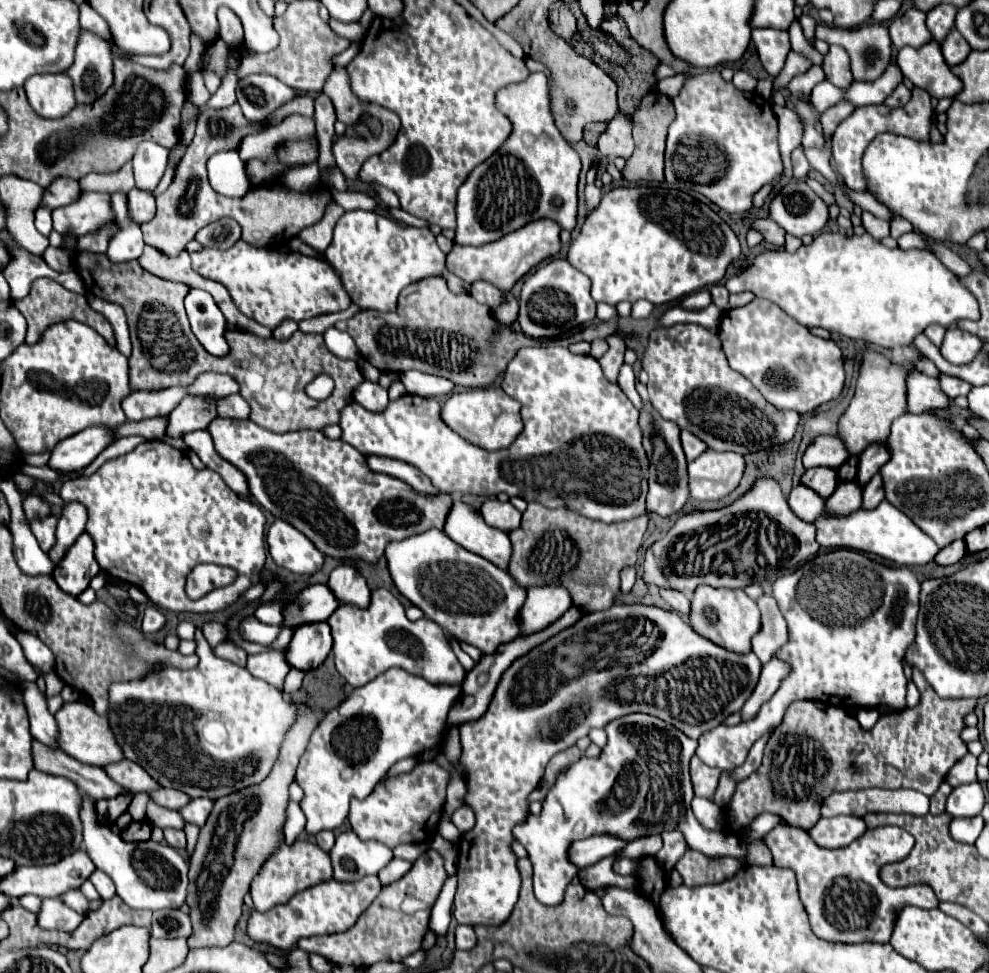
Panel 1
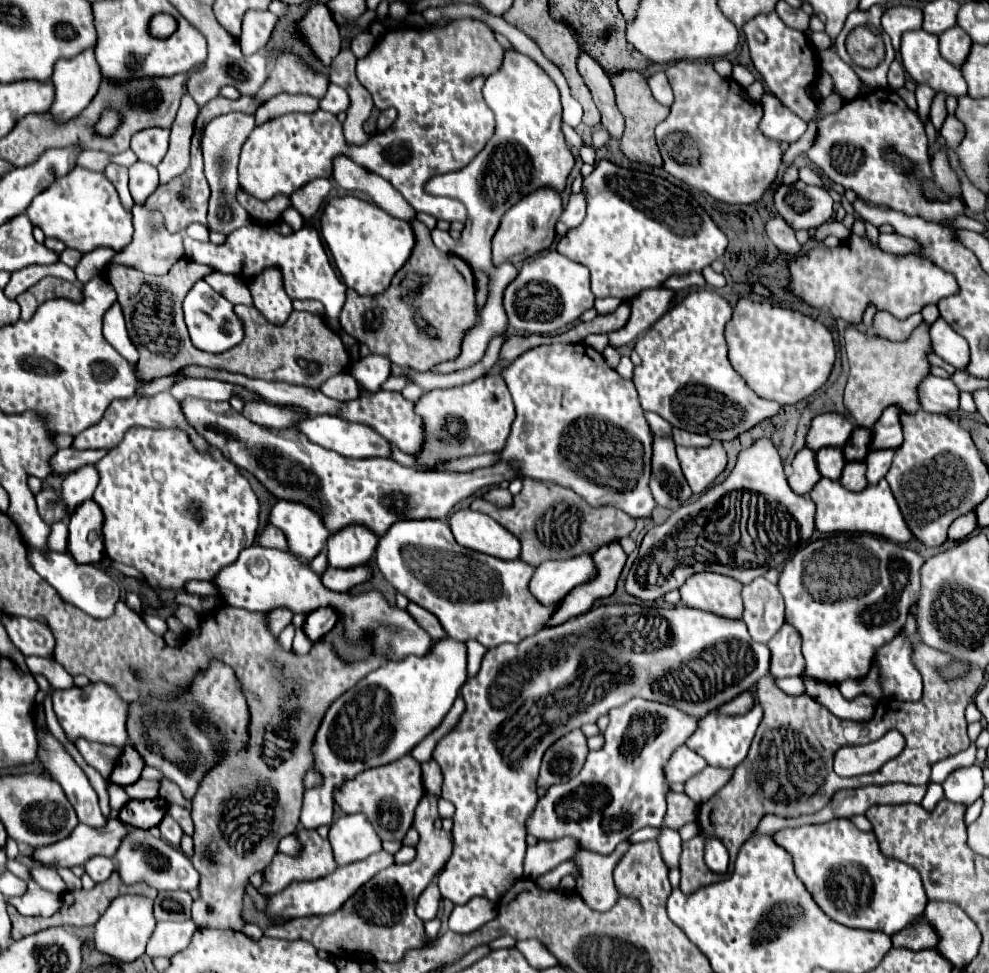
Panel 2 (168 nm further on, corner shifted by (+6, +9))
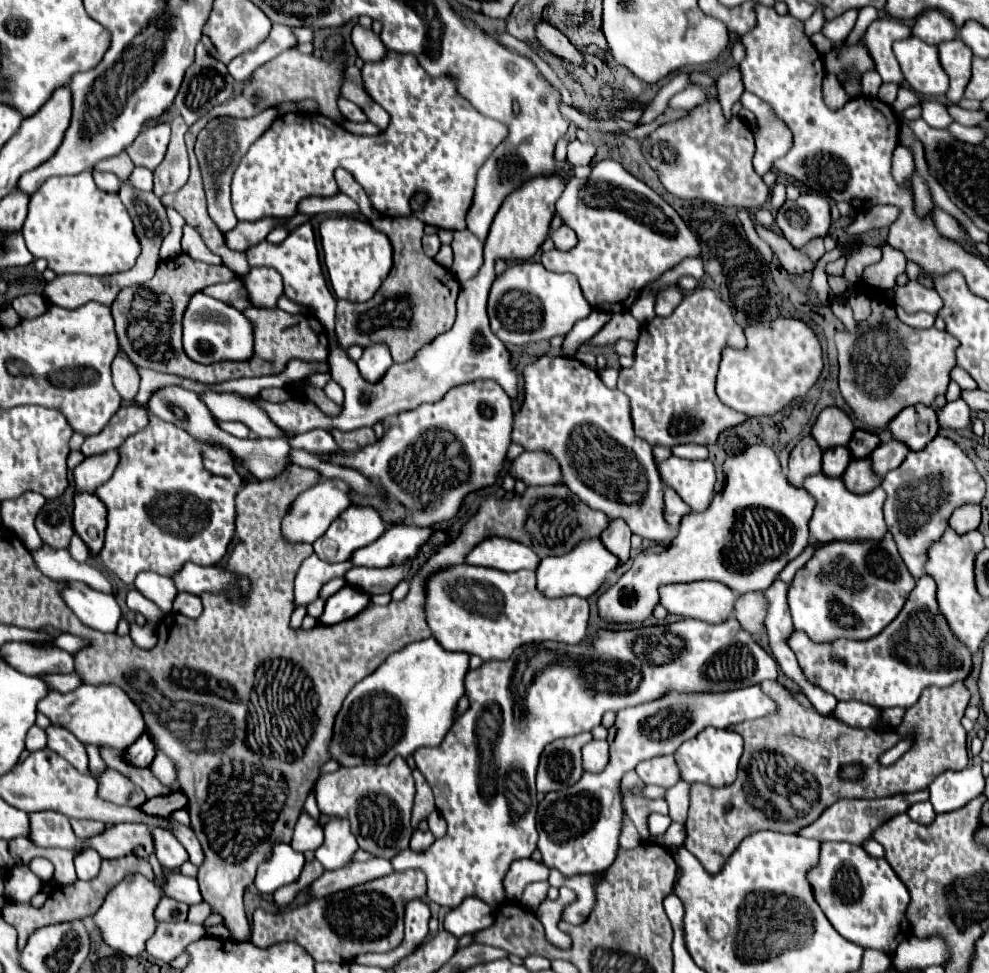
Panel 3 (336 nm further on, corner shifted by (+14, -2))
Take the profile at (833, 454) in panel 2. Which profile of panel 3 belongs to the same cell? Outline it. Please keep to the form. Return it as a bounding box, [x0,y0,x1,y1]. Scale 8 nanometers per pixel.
[821,446,851,476]

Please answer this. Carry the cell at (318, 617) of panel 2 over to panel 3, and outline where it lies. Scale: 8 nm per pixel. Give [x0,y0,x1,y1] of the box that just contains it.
[317,586,371,626]

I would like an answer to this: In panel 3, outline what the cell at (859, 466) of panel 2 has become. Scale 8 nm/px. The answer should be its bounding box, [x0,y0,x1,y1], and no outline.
[843,458,881,494]

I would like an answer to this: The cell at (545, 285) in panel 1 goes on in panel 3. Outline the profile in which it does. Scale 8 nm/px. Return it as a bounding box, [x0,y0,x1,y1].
[487,262,591,344]

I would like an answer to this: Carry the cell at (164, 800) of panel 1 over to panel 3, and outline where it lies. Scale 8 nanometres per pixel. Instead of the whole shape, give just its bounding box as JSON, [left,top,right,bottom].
[99,768,147,808]

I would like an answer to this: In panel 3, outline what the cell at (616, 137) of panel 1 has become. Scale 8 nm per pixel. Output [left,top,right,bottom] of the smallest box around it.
[535,20,585,66]

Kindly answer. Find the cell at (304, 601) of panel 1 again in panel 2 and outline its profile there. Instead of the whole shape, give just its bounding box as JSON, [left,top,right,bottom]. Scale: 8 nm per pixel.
[323,563,373,593]

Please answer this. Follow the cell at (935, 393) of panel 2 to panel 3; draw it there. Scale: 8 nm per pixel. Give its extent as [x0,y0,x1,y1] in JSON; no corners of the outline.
[935,398,971,430]

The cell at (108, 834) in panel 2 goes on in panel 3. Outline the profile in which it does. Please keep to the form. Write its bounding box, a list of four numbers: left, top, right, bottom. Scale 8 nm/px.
[75,824,153,860]

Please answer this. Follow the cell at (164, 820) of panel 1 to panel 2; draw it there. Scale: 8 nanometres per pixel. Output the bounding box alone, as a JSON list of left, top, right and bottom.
[167,805,193,837]

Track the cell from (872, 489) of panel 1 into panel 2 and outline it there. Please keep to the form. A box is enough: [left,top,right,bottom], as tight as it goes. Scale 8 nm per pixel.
[865,449,895,485]

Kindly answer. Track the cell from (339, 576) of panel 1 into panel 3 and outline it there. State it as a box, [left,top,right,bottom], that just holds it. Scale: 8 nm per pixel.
[313,506,385,564]

